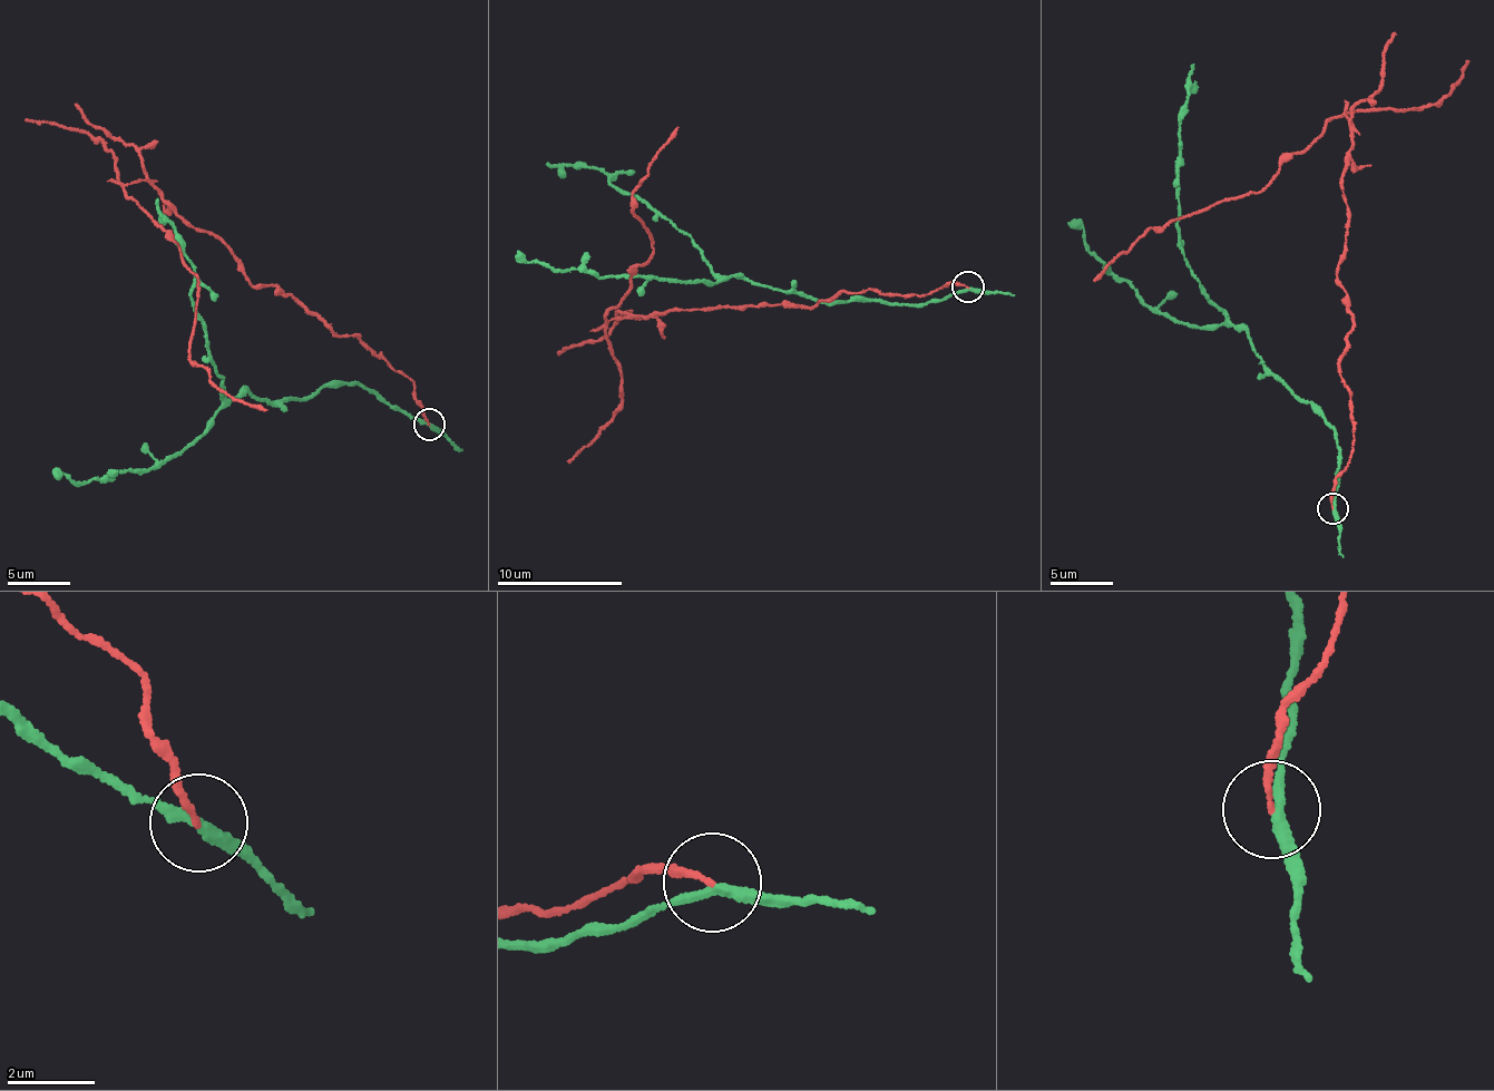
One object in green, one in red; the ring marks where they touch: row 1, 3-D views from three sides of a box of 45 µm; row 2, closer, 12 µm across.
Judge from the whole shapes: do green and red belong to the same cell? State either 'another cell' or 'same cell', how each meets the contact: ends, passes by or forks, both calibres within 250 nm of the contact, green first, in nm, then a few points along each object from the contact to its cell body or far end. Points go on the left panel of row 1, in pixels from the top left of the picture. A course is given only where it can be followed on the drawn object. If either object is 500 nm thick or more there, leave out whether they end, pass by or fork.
another cell; green passes by; red ends there; 240 nm thick on the green side, 120 nm on the other; green runs (429, 425), (358, 385), (269, 402), (245, 391), (225, 398), (191, 295), (192, 262), (157, 197); red runs (429, 425), (401, 372), (250, 284), (230, 247), (135, 182), (128, 200), (198, 281), (192, 360), (266, 410)

